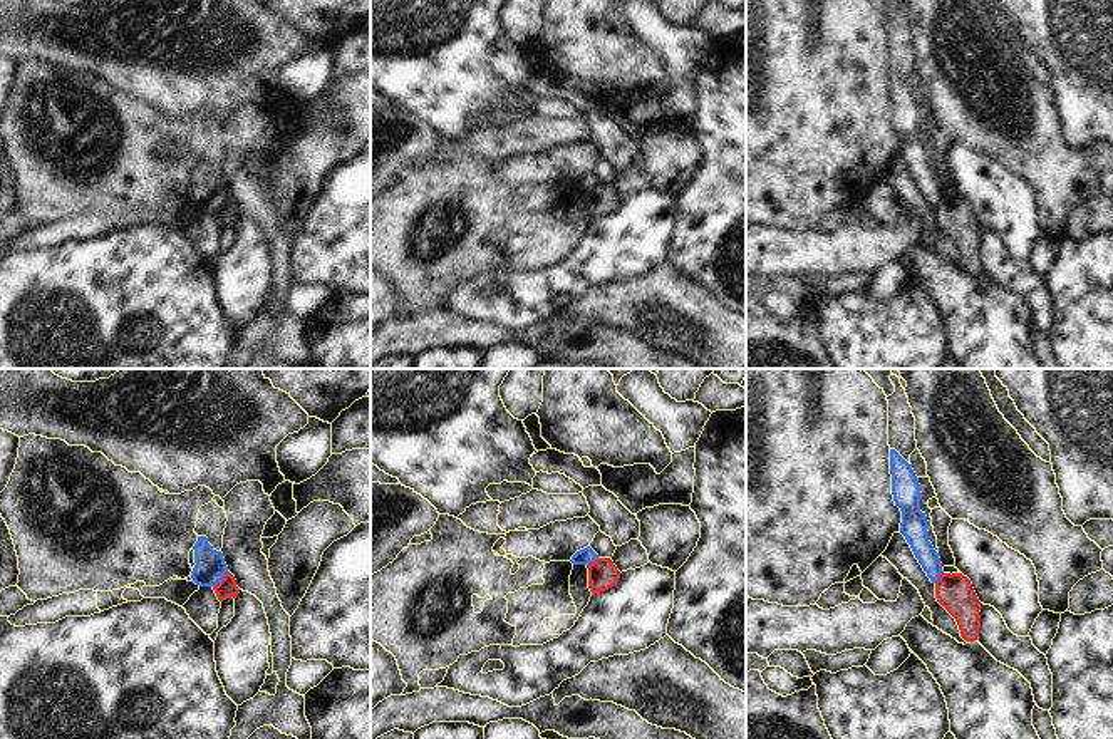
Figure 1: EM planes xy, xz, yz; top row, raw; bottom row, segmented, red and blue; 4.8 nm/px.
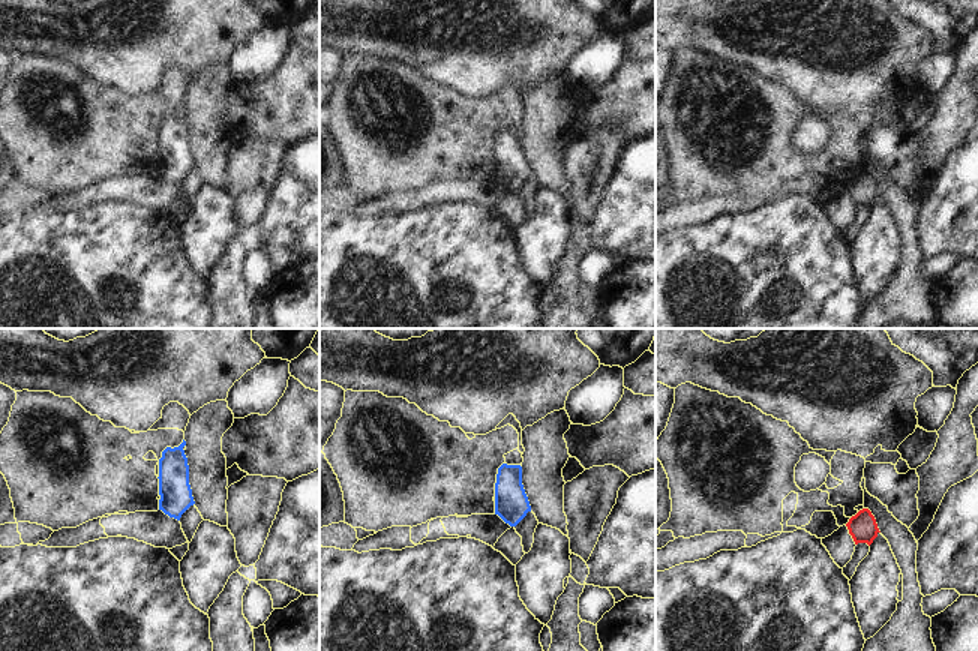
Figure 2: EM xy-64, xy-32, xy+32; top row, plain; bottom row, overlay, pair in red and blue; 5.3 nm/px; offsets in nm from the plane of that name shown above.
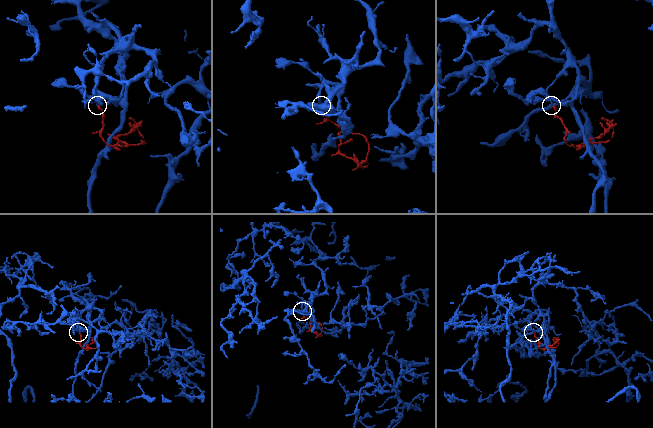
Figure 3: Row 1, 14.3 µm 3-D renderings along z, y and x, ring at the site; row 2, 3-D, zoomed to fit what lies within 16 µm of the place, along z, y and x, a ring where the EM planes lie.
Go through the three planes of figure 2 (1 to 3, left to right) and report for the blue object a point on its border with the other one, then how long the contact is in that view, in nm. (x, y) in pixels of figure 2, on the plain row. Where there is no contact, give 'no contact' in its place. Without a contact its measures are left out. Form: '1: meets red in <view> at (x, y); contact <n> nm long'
1: no contact
2: no contact
3: no contact

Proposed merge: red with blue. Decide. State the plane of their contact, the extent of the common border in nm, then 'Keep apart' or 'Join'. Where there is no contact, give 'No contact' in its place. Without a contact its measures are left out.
Touches red in xy. Shared border 110 nm. Keep apart.

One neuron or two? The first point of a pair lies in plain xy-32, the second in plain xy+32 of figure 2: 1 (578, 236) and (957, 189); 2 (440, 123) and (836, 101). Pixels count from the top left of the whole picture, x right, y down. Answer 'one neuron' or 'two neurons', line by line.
1: two neurons
2: two neurons

